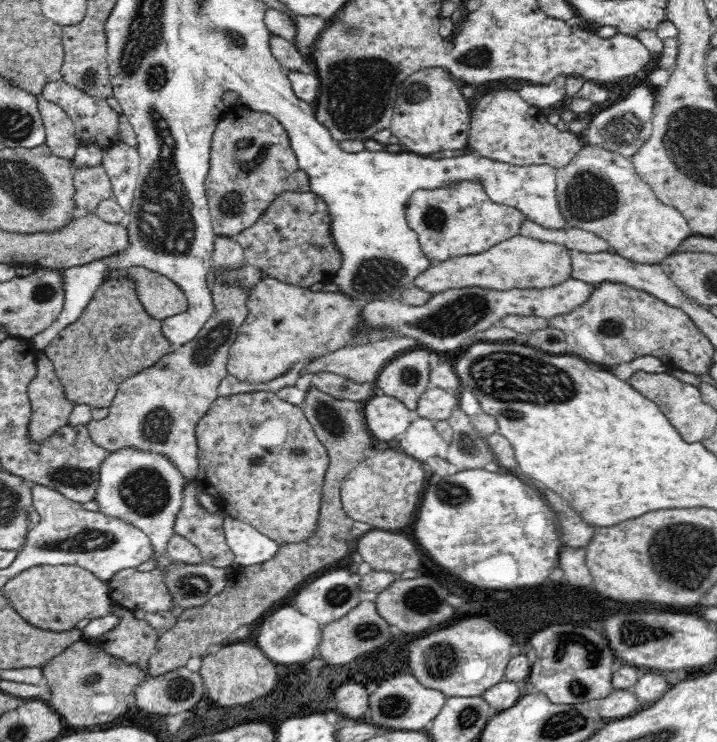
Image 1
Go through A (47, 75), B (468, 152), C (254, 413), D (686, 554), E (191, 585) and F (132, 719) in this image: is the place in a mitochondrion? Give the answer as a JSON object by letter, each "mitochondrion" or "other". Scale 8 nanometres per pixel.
{"A":"other","B":"other","C":"other","D":"mitochondrion","E":"mitochondrion","F":"other"}

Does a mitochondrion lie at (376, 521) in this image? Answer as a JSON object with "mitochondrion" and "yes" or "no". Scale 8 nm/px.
{"mitochondrion":"no"}

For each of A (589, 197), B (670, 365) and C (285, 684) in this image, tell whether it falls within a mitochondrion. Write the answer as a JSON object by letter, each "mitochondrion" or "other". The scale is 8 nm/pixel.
{"A":"mitochondrion","B":"other","C":"other"}

